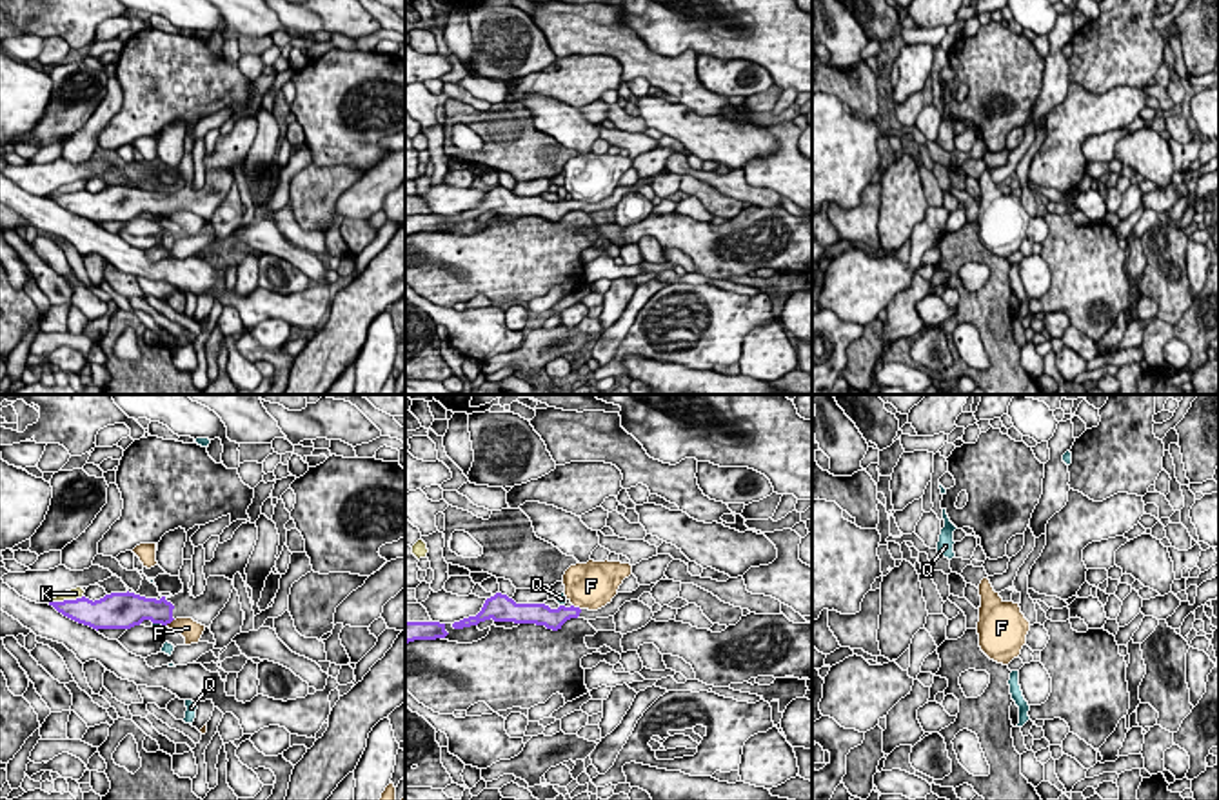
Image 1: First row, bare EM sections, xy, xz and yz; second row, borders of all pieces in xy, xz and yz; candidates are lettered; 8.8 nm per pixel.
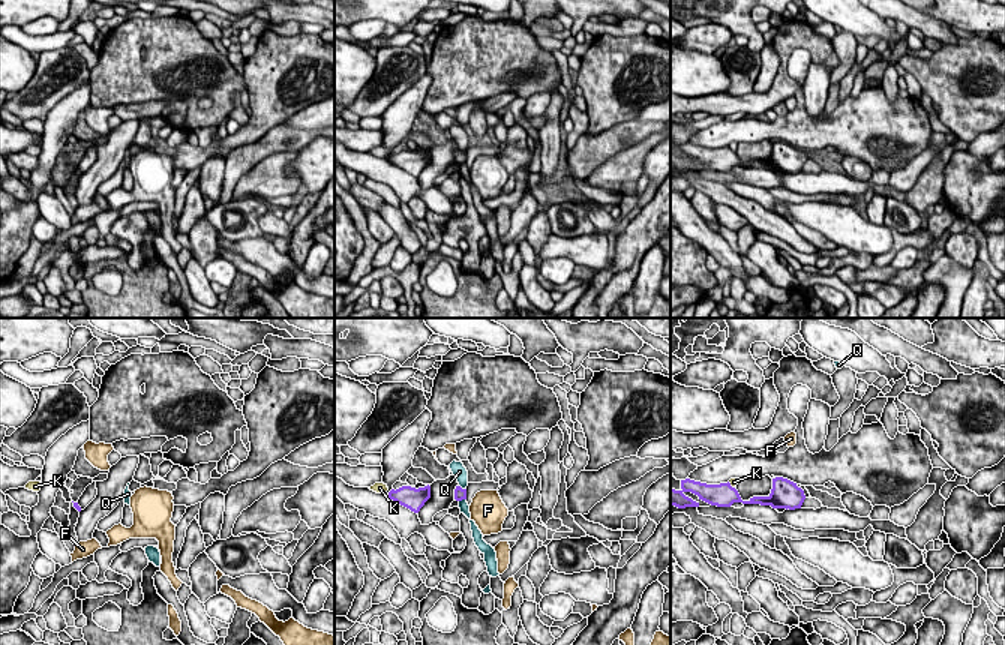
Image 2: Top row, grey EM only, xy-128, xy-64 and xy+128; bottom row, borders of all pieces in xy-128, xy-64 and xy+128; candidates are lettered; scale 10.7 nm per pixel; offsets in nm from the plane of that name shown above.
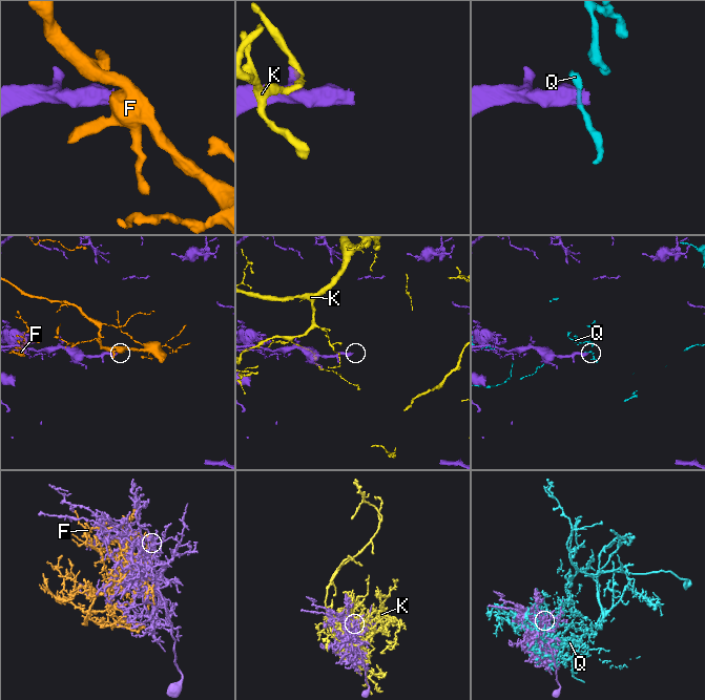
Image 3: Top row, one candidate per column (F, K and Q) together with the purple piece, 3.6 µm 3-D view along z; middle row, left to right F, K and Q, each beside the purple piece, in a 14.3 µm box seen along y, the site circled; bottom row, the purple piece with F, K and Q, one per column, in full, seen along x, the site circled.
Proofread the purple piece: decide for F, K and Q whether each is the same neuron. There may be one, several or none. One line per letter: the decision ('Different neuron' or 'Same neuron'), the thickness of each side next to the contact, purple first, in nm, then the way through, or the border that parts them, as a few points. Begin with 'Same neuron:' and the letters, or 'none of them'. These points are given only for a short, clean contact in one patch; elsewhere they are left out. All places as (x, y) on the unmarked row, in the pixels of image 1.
Same neuron: none of them
F: Different neuron. Thickness 190 nm (purple) against 420 nm
K: Different neuron. Thickness 240 nm (purple) against 100 nm
Q: Different neuron. Thickness 240 nm (purple) against 60 nm

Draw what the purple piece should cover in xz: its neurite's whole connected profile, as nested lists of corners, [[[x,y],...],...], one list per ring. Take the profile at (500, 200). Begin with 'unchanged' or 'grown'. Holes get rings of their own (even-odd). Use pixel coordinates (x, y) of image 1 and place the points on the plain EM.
grown; [[[656,176],[639,178],[632,185],[618,185],[610,196],[598,204],[580,202],[574,198],[560,198],[558,202],[550,202],[545,196],[516,196],[507,187],[496,185],[485,193],[481,204],[476,209],[454,215],[452,220],[463,222],[492,211],[494,215],[536,216],[558,224],[570,211],[580,209],[585,213],[596,213],[614,209],[625,195],[639,193],[639,189],[643,185],[650,185],[654,178]]]

